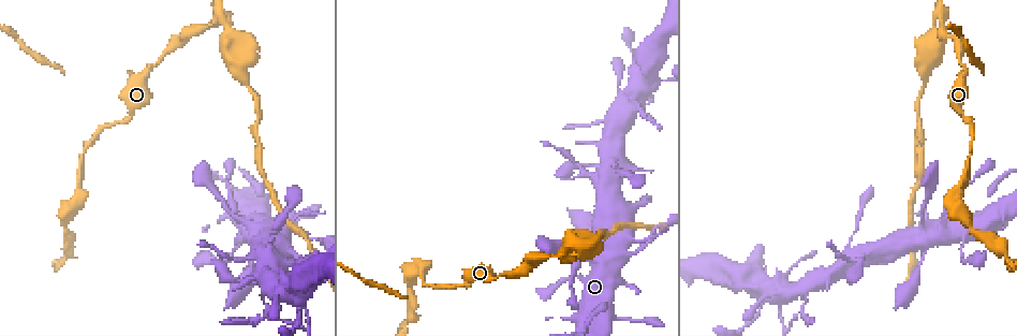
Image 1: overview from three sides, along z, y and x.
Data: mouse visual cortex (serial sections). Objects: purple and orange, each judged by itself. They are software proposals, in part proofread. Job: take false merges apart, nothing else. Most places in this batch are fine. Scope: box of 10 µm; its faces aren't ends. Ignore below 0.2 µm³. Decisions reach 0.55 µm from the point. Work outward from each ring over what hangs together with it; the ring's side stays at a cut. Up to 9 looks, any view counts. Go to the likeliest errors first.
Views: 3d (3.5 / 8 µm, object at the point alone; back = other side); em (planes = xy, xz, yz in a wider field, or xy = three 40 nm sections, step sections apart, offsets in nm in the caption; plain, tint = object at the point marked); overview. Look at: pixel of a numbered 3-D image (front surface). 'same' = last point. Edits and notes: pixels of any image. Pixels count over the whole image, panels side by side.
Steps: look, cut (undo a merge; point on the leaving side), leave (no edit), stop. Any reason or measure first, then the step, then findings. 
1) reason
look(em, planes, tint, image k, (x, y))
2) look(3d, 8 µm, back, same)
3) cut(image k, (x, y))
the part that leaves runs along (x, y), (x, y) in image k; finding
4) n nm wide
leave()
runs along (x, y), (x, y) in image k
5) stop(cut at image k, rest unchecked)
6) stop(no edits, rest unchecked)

calibre changes
look(3d, 8 µm, image 1, (562, 249))

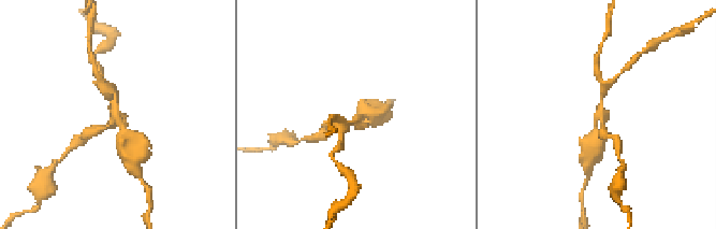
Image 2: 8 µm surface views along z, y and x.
3 arms; arms of 150, 250, 300 nm; shape alone is not enough
look(em, xy, step 5, tint, same)

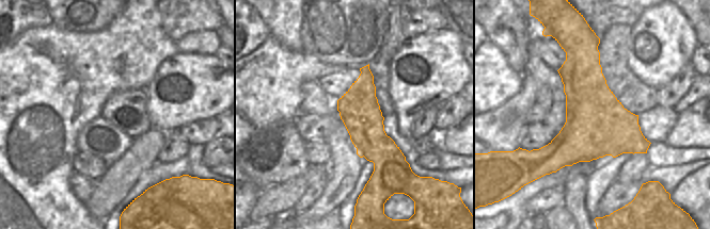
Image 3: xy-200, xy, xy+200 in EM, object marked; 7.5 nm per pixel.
300 nm wide
leave()
runs along (366, 68), (373, 181) in image 3; all the same cell

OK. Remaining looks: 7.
thin neck
look(3d, 3.5 µm, image 1, (603, 239))

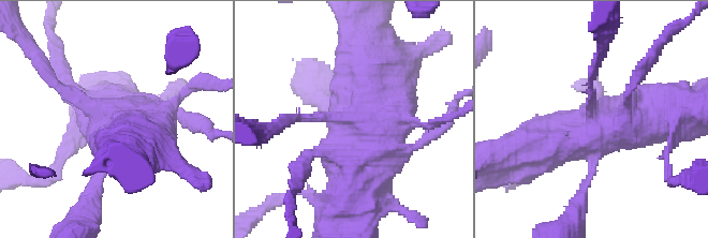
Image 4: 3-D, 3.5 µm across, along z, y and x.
look(em, xy, step 1, tint, image 4, (351, 125))

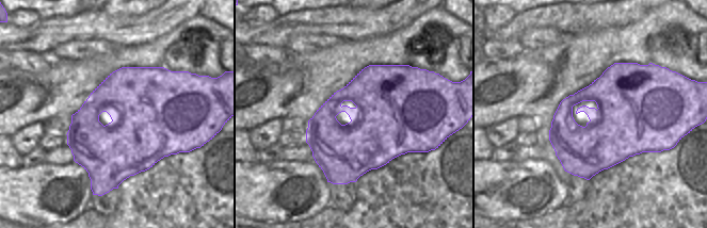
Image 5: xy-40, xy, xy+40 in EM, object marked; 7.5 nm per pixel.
leave()
runs along (660, 117), (594, 123), (526, 153) in image 4; continuous, no second cell

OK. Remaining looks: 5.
four or more arms meet
look(3d, 3.5 µm, image 1, (300, 299))

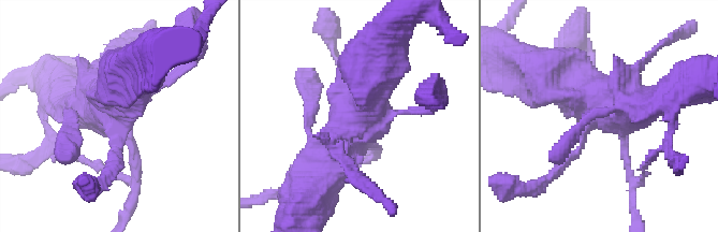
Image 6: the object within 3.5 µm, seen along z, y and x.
now the EM
look(em, xy, step 2, tint, image 6, (593, 125))

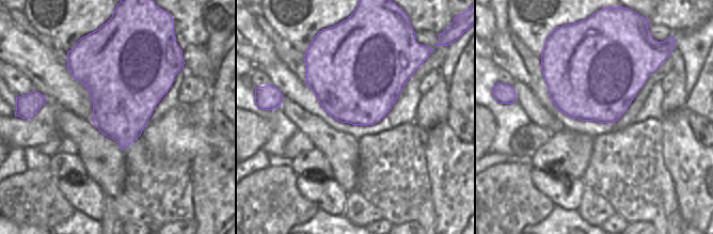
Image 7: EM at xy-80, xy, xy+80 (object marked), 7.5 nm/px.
leave()
runs along (318, 179), (367, 102), (374, 67) in image 6; all the same cell

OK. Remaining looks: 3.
thick turns thin
look(3d, 3.5 µm, image 1, (954, 192))

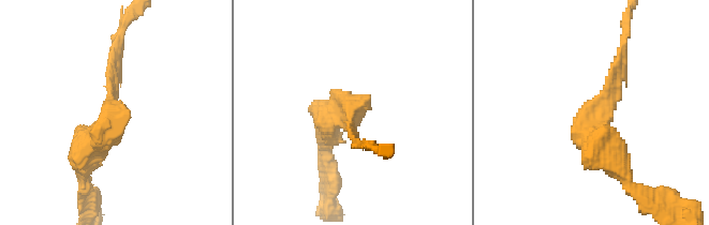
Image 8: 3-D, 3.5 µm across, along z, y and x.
arms of 100, 400 nm; now the EM
look(em, xy, step 2, tint, image 8, (597, 107))

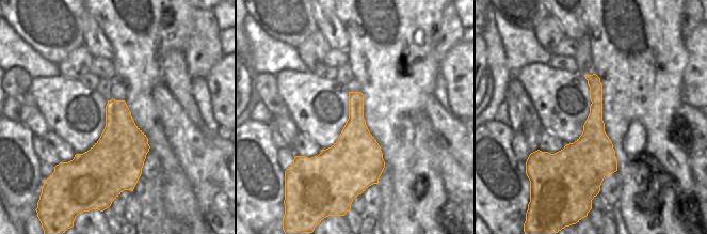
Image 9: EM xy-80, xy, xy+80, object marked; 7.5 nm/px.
leave()
runs along (117, 41), (111, 126), (87, 163) in image 8; continuous, no second cell

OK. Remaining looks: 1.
stop(no edits, rest unchecked)

